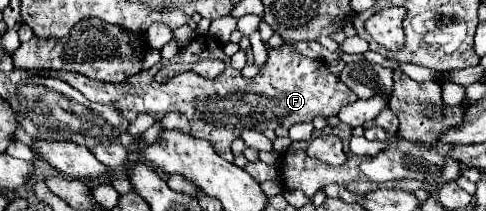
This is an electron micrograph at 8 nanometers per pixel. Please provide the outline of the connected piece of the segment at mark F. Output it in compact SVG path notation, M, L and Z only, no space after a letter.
M291 44L273 48L269 52L265 70L253 80L243 78L241 72L229 64L229 58L225 54L215 54L213 58L219 58L227 64L223 74L215 80L207 80L187 72L179 74L167 84L157 84L153 80L153 70L131 76L129 84L105 84L99 80L89 80L75 72L47 72L47 76L61 76L61 80L77 88L91 102L115 104L115 108L119 108L119 112L123 112L129 122L133 122L137 114L151 114L159 122L167 112L181 112L191 124L191 136L211 142L215 152L229 162L233 162L231 142L239 138L239 134L247 128L263 132L267 128L275 130L279 126L289 128L295 122L313 122L315 116L339 114L345 104L355 100L355 94L351 94L321 60L301 56Z

